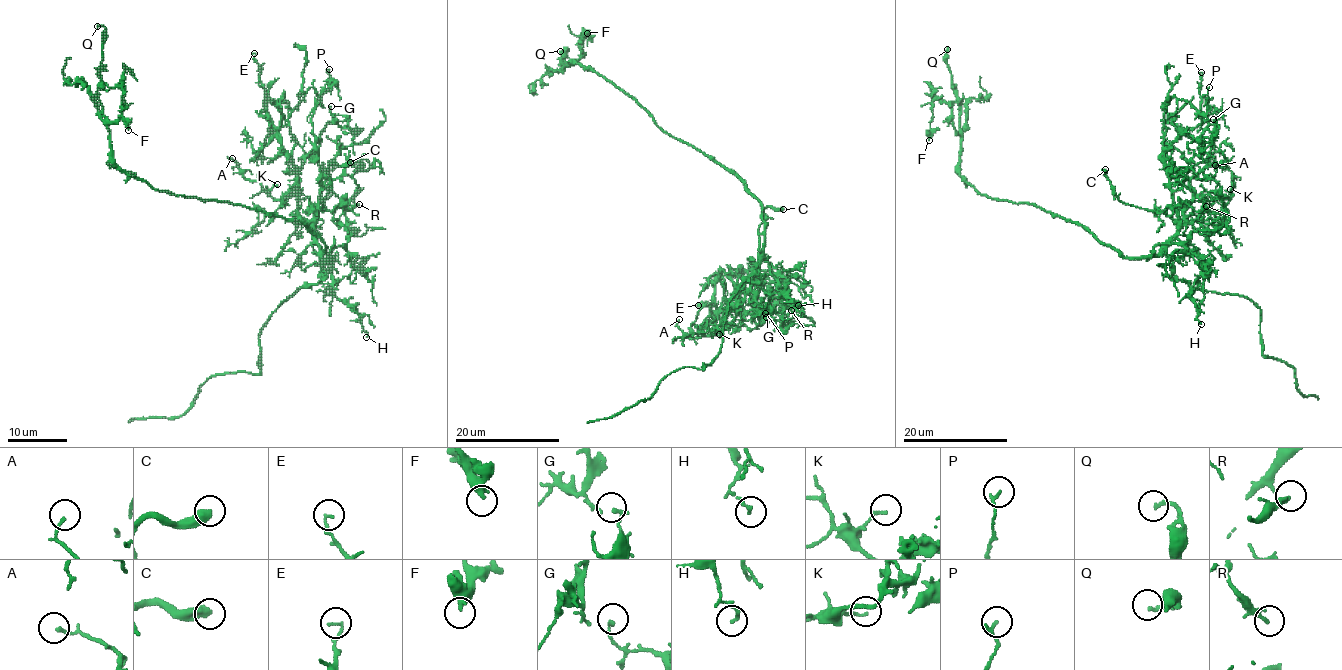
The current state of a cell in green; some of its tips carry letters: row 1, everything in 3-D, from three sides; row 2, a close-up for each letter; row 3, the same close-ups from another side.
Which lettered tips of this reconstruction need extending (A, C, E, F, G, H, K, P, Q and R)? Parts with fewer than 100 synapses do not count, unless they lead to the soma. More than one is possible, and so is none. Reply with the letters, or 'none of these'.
none of these

